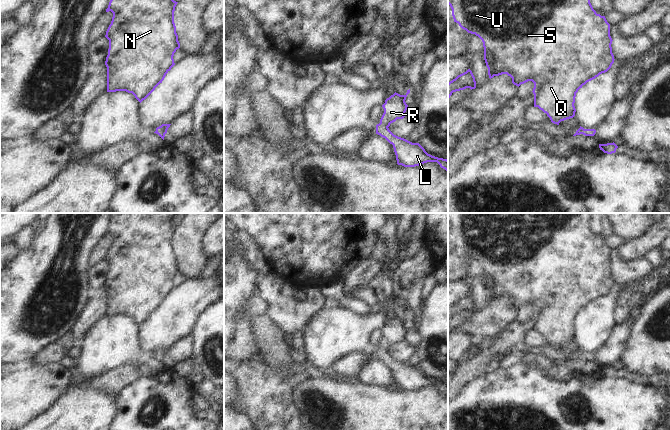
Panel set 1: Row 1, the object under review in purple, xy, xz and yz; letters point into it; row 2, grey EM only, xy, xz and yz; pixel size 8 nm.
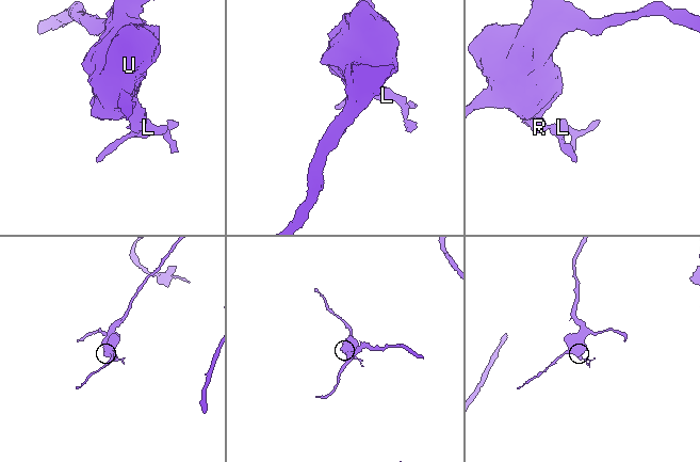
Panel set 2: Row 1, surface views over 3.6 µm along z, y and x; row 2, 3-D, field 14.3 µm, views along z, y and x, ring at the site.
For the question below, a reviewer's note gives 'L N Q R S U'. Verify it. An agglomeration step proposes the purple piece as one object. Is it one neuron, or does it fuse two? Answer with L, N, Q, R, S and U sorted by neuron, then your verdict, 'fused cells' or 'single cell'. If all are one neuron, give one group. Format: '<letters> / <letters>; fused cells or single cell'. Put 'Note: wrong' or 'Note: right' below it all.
L N Q R S U; single cell
Note: right

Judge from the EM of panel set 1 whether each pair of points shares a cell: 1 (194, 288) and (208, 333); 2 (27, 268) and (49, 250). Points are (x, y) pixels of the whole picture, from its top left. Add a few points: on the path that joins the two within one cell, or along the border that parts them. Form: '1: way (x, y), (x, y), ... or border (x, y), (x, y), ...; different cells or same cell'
1: border (213, 303), (200, 316), (192, 333); different cells
2: way (32, 267), (44, 255); same cell

